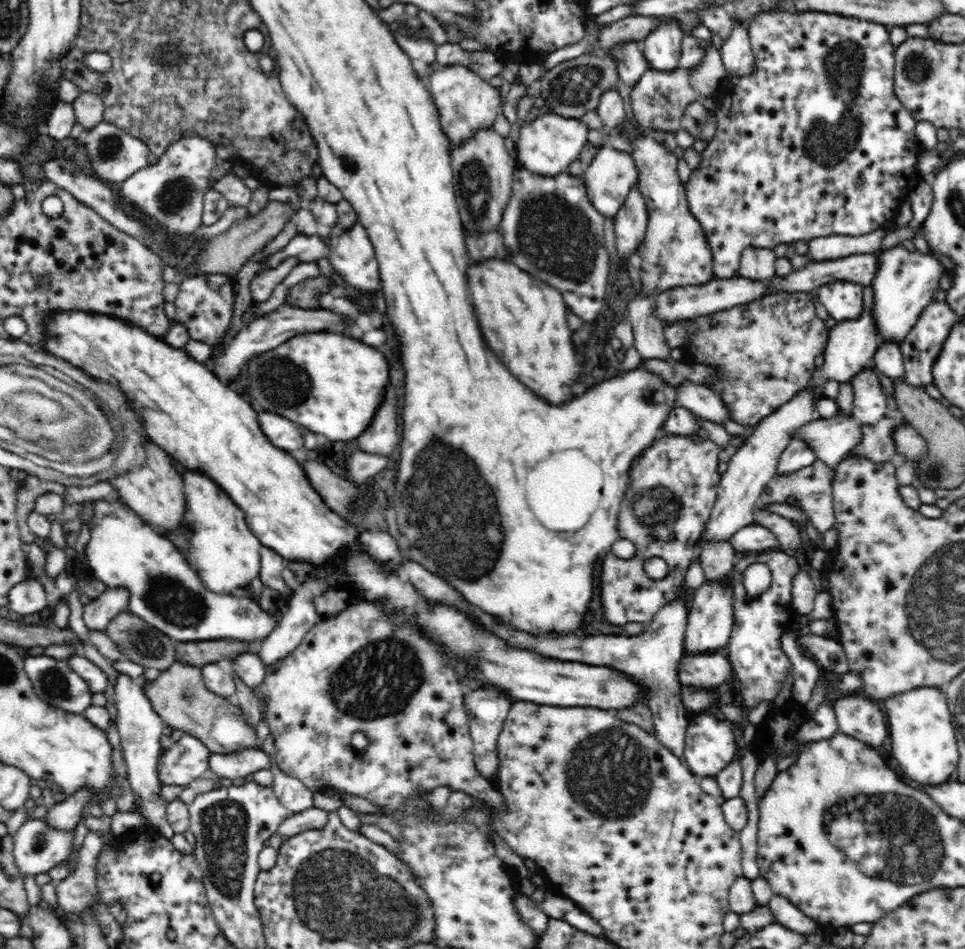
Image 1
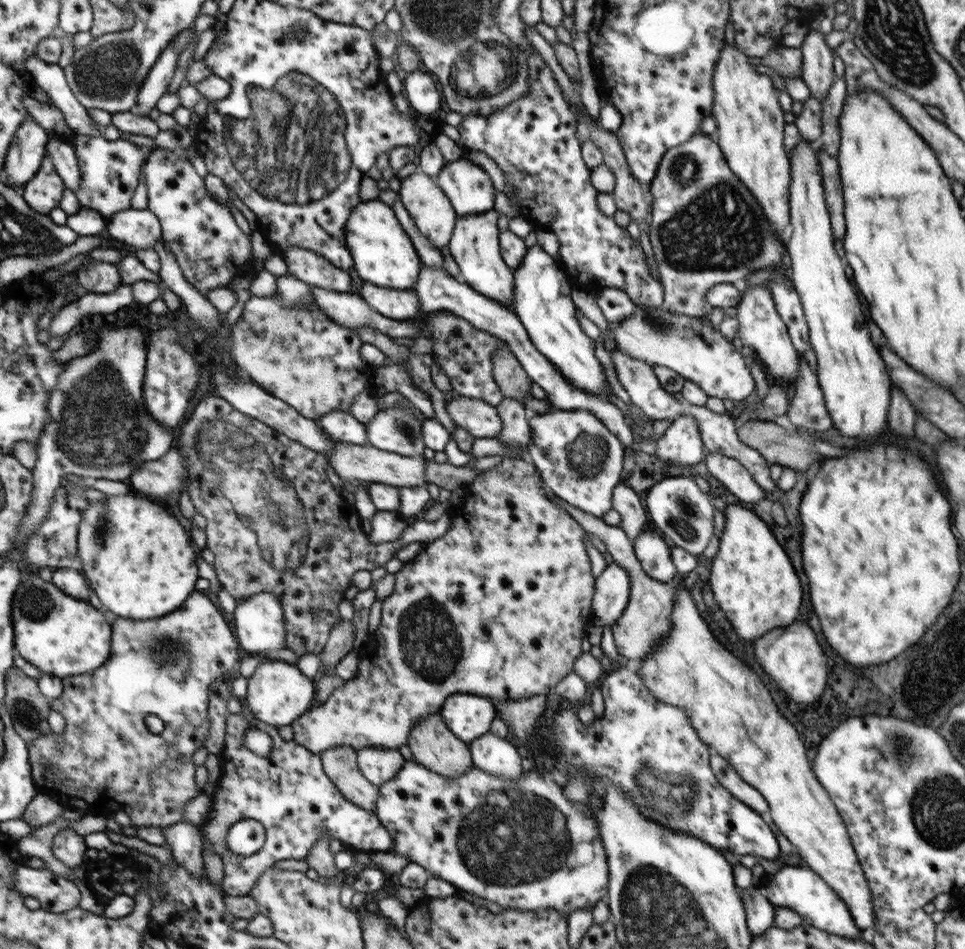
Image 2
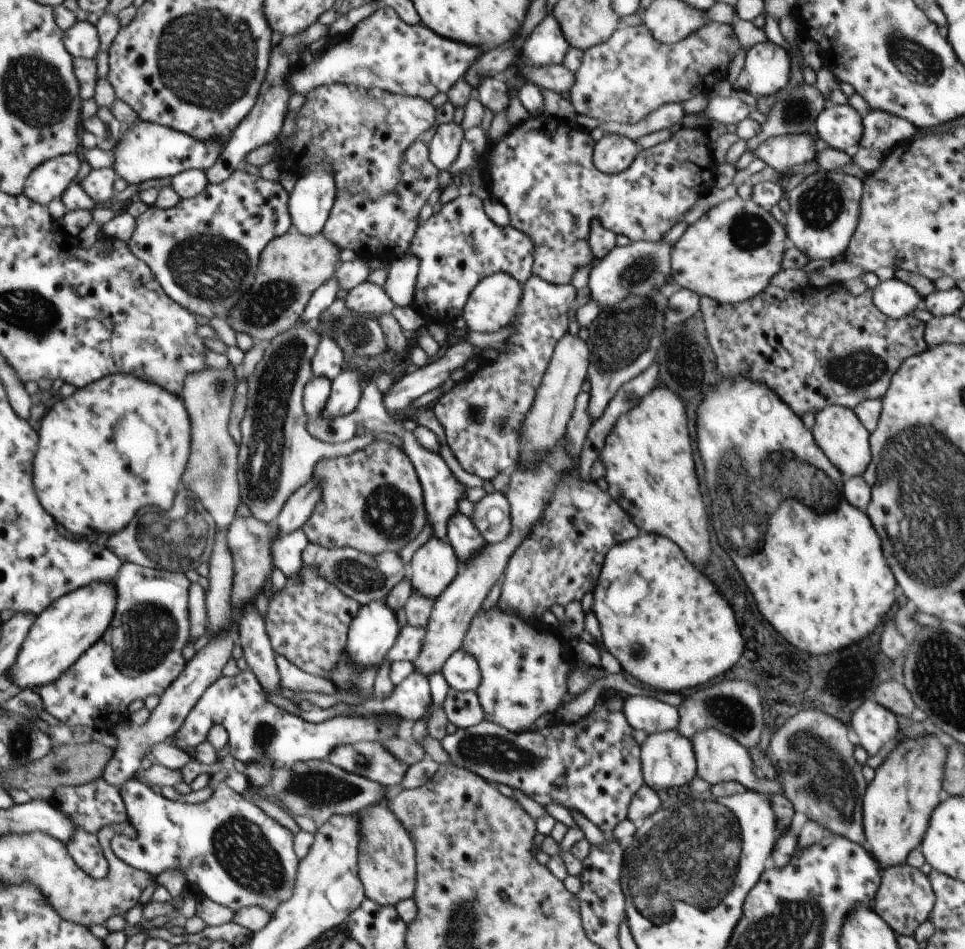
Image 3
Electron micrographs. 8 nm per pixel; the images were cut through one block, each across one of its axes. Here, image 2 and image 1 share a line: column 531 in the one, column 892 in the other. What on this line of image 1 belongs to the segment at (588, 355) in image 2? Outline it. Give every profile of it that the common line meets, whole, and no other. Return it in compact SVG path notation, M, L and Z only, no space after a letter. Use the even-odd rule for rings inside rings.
M901 243L880 251L880 266L870 287L874 291L872 317L876 329L880 331L882 342L894 341L898 345L901 344L924 308L933 301L940 278L946 272L932 251L926 254L918 250L910 252Z

